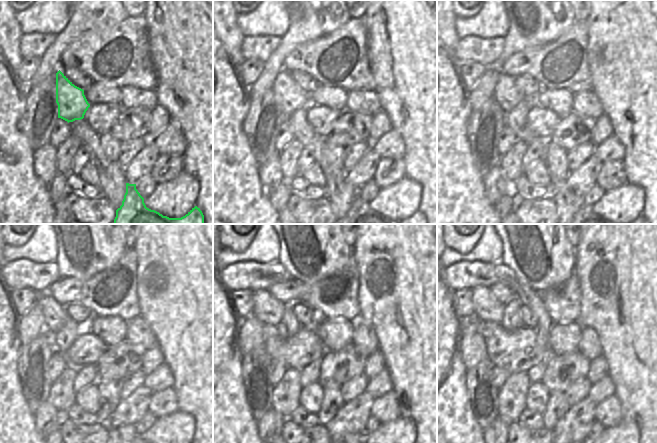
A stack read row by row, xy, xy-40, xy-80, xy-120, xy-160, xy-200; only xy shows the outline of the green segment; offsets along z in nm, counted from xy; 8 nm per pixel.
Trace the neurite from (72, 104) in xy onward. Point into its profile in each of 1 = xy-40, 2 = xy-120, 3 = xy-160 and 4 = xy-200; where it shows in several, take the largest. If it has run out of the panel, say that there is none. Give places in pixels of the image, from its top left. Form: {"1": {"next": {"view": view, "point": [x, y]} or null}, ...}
{"1": {"next": {"view": "xy-40", "point": [290, 97]}}, "2": {"next": {"view": "xy-120", "point": [54, 314]}}, "3": {"next": {"view": "xy-160", "point": [269, 310]}}, "4": {"next": {"view": "xy-200", "point": [486, 308]}}}

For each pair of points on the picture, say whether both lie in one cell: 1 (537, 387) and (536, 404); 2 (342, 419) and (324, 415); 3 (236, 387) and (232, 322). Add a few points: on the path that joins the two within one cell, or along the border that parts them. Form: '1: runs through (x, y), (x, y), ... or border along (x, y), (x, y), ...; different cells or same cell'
1: runs through (537, 391), (533, 400); same cell
2: border along (344, 402), (338, 412), (325, 425); different cells
3: runs through (228, 371), (228, 338); same cell

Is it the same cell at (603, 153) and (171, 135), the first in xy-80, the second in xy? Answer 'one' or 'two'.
one

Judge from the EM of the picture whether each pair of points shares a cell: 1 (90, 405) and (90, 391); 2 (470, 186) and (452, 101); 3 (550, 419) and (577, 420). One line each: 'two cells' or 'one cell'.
1: one cell
2: one cell
3: two cells

